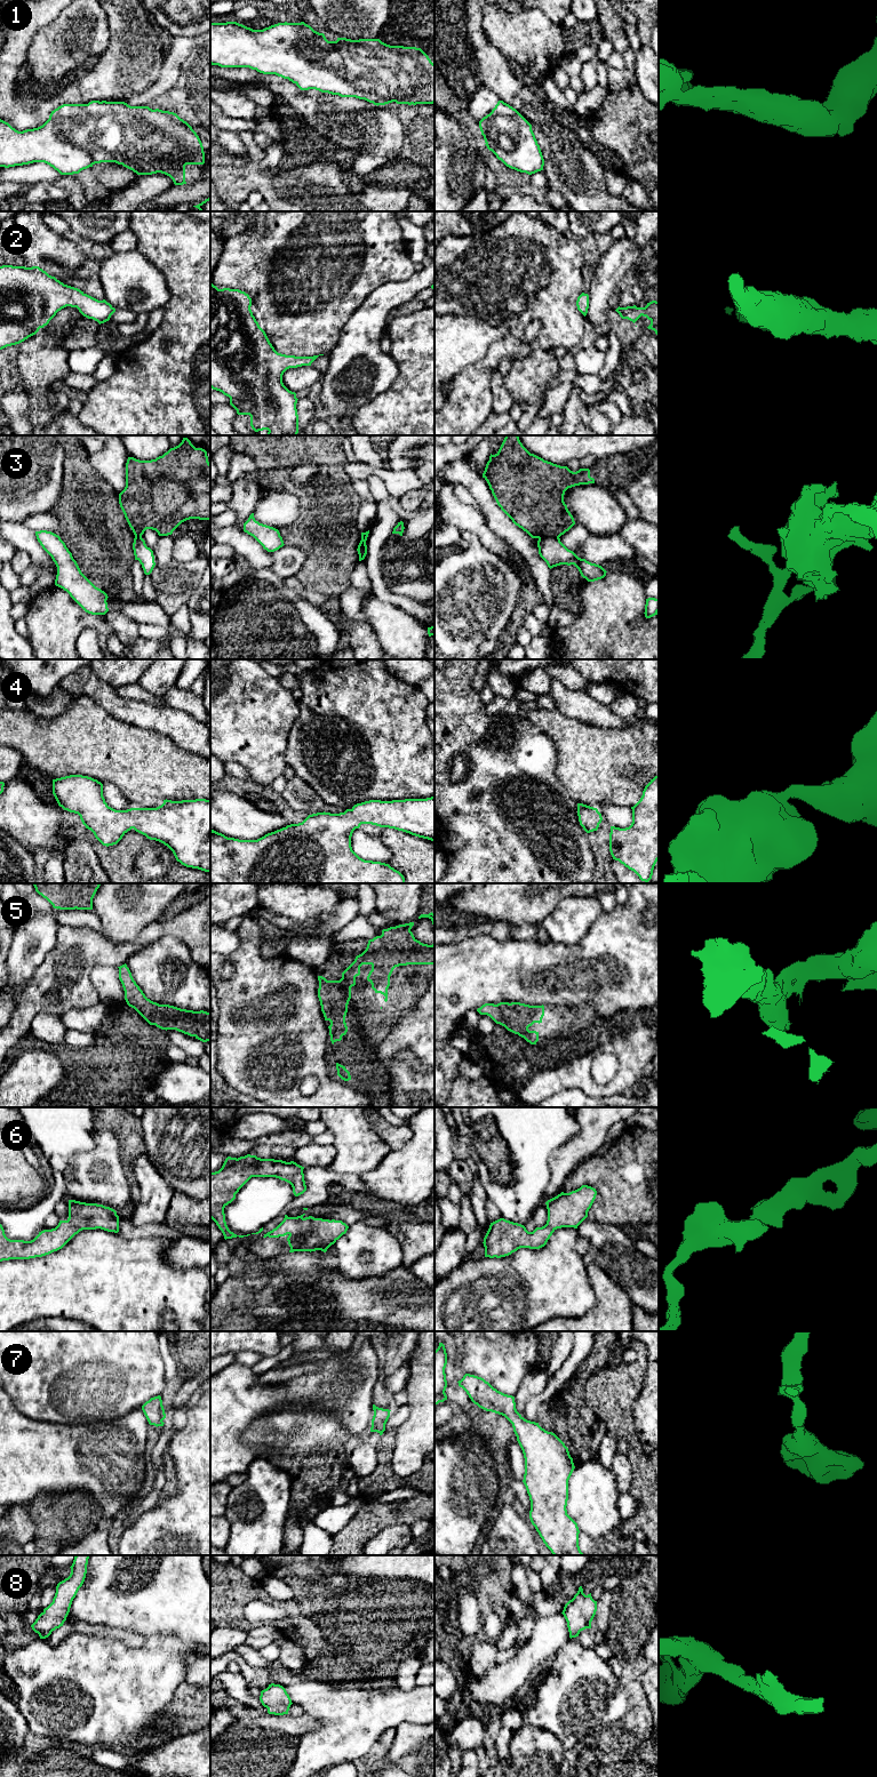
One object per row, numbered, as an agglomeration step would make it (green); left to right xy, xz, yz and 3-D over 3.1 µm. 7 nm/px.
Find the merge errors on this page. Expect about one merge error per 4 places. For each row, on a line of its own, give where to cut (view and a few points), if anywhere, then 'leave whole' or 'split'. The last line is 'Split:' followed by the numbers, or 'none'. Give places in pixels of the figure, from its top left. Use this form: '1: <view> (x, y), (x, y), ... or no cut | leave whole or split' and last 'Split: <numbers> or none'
1: no cut | leave whole
2: no cut | leave whole
3: yz (558, 536), (541, 536), (539, 538) | split
4: no cut | leave whole
5: no cut | leave whole
6: no cut | leave whole
7: no cut | leave whole
8: no cut | leave whole
Split: 3

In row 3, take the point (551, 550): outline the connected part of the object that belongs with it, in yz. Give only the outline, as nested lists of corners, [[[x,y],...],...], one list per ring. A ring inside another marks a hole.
[[[543,536],[539,538],[537,547],[540,557],[550,569],[560,565],[574,565],[588,582],[595,582],[606,576],[607,571],[601,566],[579,558],[560,542],[559,537]]]

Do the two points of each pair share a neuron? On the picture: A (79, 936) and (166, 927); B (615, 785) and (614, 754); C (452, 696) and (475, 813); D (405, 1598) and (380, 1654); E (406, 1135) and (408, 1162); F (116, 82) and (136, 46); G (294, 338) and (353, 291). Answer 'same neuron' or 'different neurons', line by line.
A: same neuron
B: same neuron
C: same neuron
D: same neuron
E: different neurons
F: same neuron
G: same neuron

